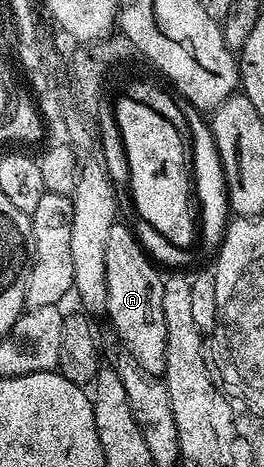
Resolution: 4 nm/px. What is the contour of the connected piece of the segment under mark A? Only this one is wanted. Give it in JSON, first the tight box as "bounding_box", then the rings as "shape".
{"bounding_box":[105,224,167,376],"shape":[[[116,224],[109,228],[105,243],[105,284],[107,285],[107,308],[105,317],[111,321],[117,337],[123,341],[122,349],[145,372],[156,376],[167,373],[165,364],[165,311],[161,309],[161,288],[164,275],[151,263],[141,243],[129,227]]]}

